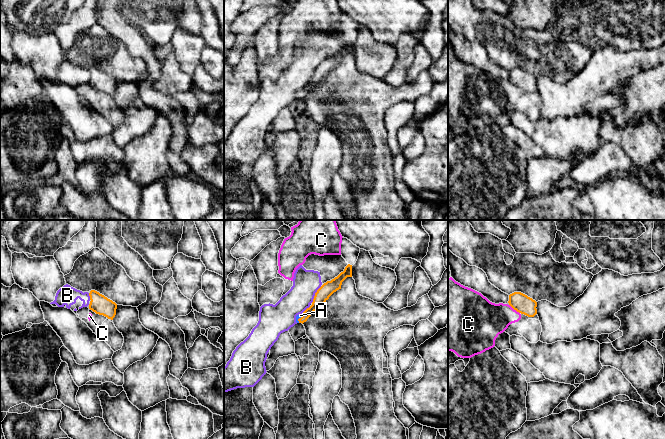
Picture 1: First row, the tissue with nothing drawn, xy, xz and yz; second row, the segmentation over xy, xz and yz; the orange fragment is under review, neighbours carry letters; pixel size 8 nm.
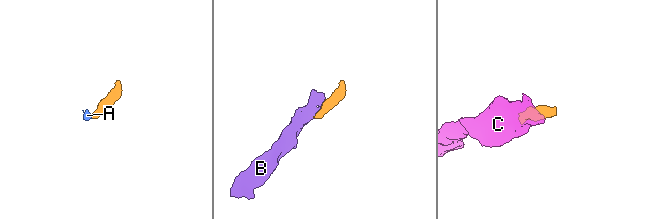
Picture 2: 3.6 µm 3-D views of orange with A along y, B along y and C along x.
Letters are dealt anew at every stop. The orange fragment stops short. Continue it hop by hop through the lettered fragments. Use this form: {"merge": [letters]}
{"merge": ["A"]}

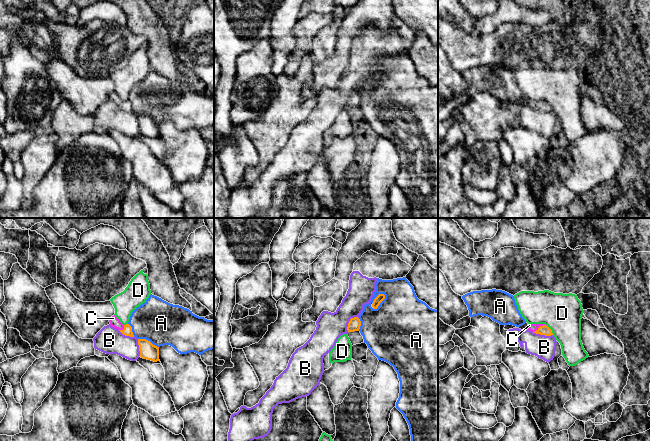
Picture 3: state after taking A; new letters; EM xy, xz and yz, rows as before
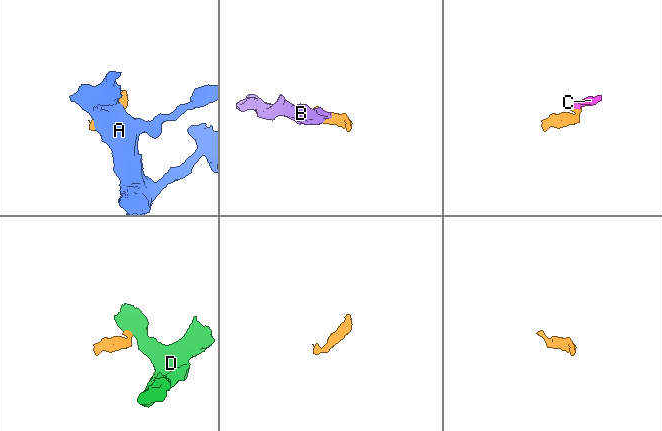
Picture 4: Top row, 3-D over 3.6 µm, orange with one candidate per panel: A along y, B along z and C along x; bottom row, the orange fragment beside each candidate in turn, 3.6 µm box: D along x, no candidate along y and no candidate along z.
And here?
{"merge": ["C"]}

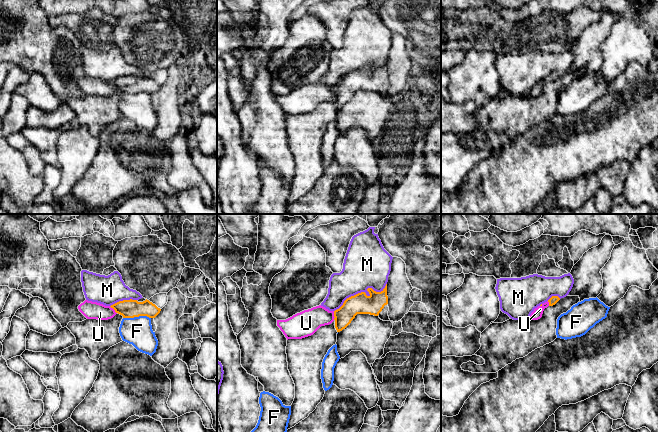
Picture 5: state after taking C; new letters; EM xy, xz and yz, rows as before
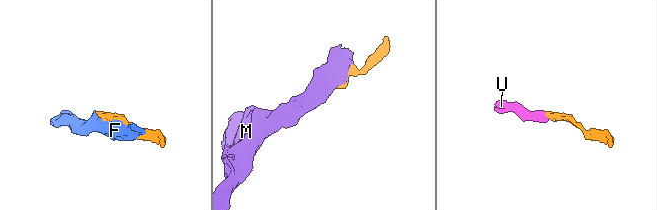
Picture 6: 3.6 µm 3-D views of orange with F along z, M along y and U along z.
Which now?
{"merge": ["U"]}

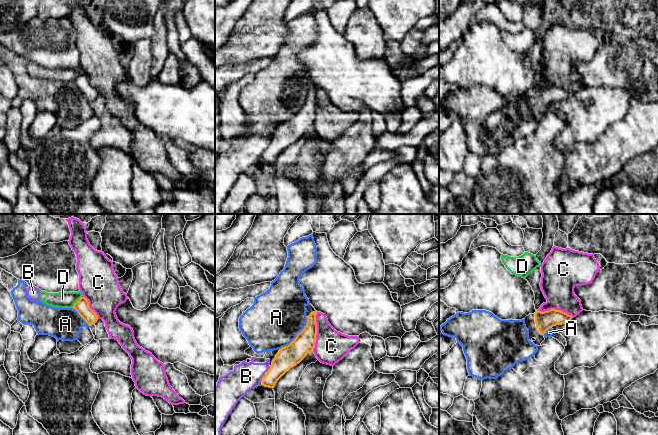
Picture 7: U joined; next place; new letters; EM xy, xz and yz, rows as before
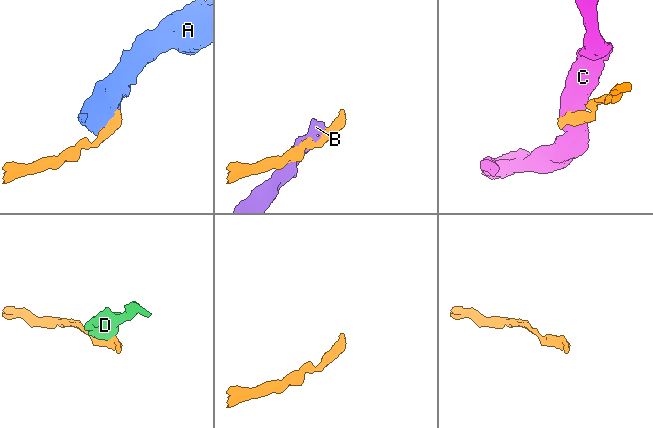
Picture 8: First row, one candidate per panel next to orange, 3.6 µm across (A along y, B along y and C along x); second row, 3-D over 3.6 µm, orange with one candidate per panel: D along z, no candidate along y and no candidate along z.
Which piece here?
{"merge": []}

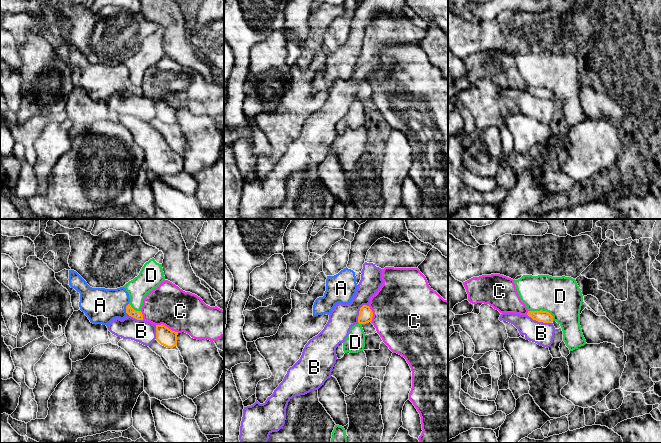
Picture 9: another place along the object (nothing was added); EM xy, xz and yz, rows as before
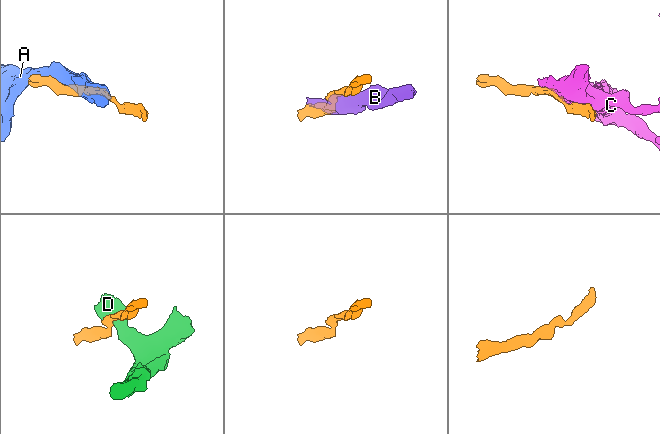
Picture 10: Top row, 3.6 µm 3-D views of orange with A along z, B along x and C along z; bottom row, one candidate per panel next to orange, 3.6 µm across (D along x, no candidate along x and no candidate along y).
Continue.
{"merge": []}

